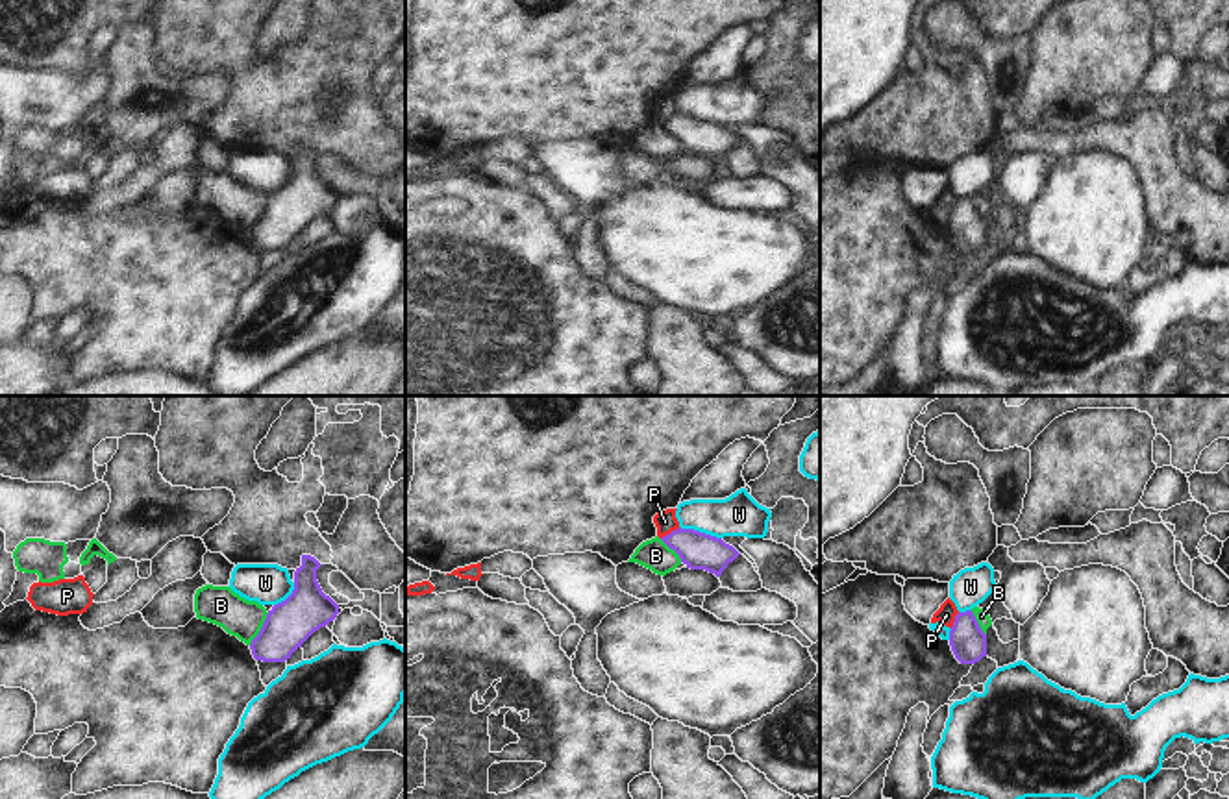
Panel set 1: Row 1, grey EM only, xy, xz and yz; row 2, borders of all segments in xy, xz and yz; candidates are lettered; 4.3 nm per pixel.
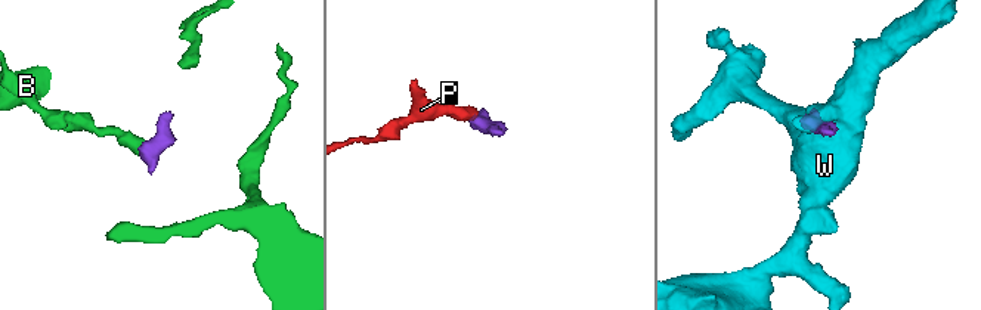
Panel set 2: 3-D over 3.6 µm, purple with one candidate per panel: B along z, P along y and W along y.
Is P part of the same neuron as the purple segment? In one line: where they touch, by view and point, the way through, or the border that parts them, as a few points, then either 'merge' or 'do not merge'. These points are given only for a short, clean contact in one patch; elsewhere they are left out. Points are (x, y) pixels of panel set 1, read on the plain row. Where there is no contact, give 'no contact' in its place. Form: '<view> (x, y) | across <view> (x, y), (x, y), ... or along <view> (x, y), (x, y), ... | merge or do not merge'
xz (672, 117) | along xz (680, 113), (661, 124) | do not merge

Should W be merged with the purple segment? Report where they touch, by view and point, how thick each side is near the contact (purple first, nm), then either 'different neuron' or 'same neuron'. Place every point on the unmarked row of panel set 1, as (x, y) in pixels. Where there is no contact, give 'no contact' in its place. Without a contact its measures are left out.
xz (698, 117) | 160/190 nm | different neuron

